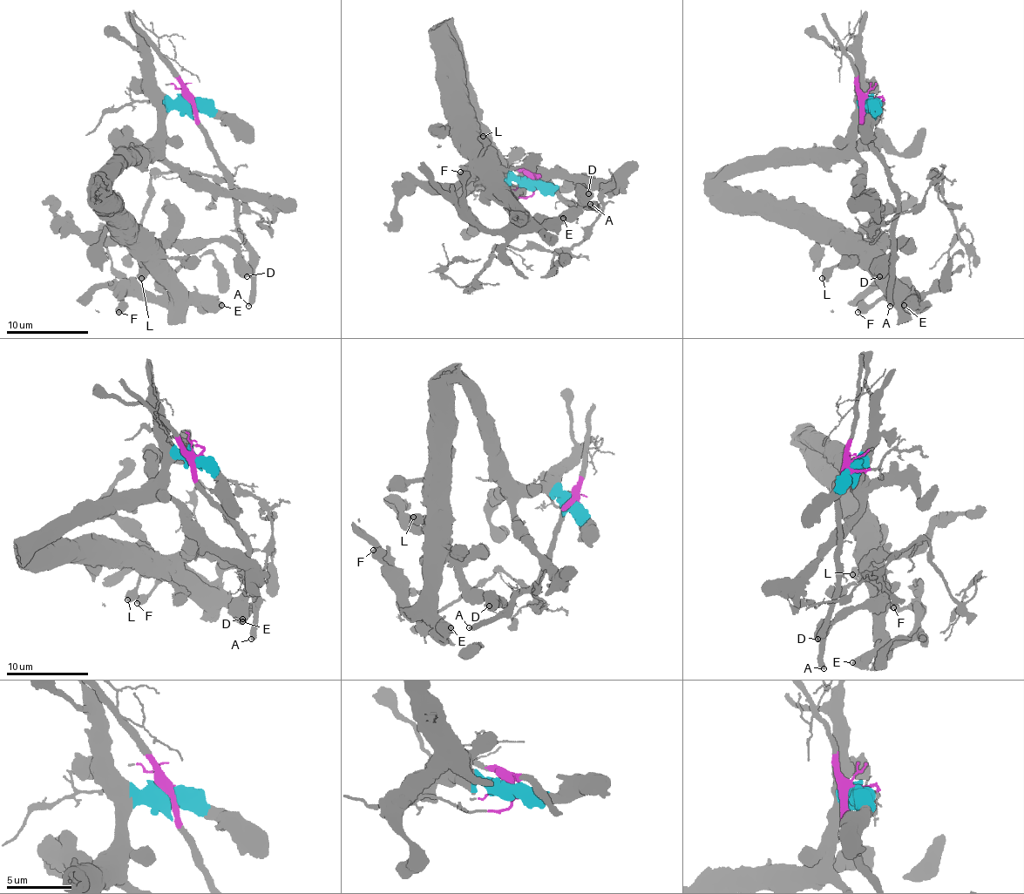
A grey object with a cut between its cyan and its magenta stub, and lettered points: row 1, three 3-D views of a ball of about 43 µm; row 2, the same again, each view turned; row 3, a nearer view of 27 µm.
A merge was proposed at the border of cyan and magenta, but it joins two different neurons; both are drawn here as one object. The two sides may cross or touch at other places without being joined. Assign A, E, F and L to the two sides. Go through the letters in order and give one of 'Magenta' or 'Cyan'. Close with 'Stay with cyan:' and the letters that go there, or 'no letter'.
A: Magenta
E: Cyan
F: Cyan
L: Cyan
Stay with cyan: E, F, L

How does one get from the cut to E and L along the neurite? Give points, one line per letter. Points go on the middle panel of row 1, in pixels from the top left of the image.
E: (533, 183), (486, 150), (465, 60), (445, 39), (462, 64), (464, 121), (498, 179), (539, 226), (564, 217)
L: (533, 183), (515, 179), (486, 150), (465, 60), (445, 39), (462, 64), (462, 127), (478, 158), (482, 136)

